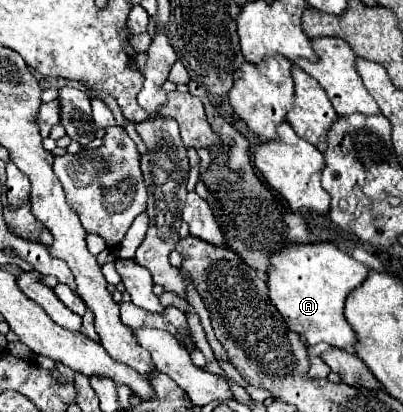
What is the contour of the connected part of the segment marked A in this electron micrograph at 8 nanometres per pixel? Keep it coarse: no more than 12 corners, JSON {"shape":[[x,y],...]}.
{"shape":[[331,243],[271,257],[271,303],[307,345],[347,349],[367,267]]}

